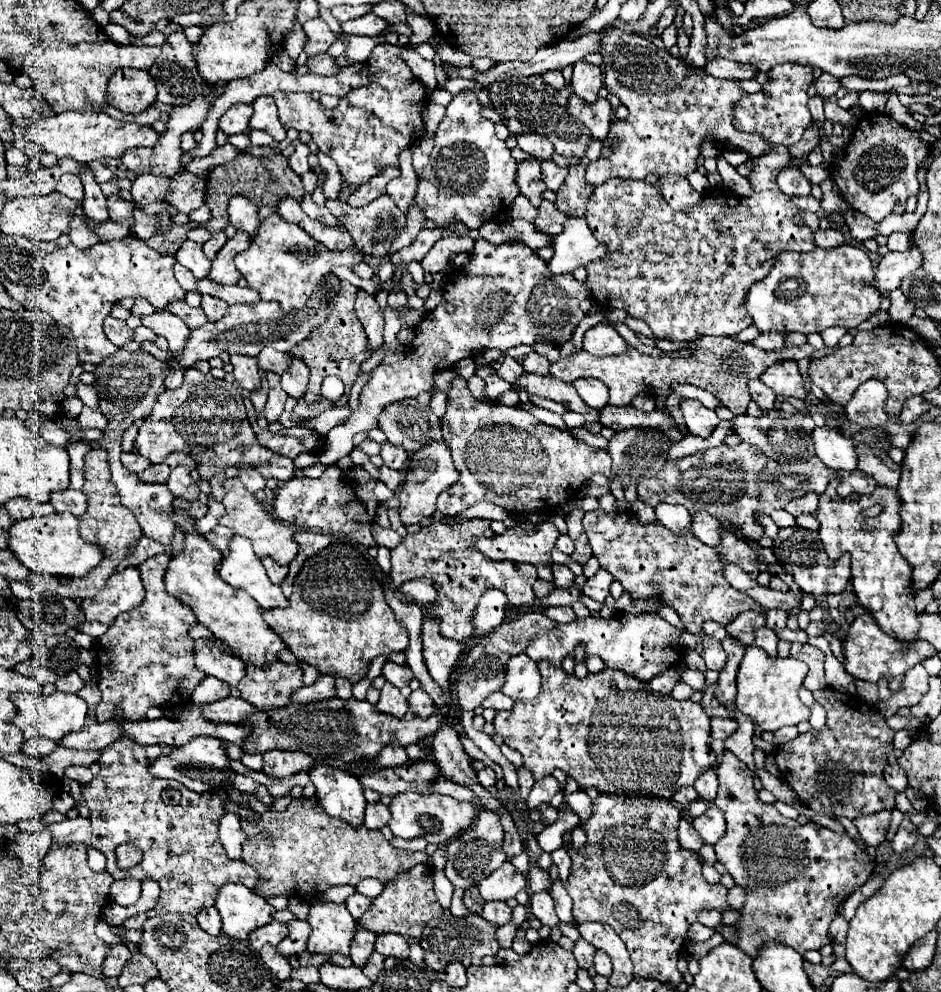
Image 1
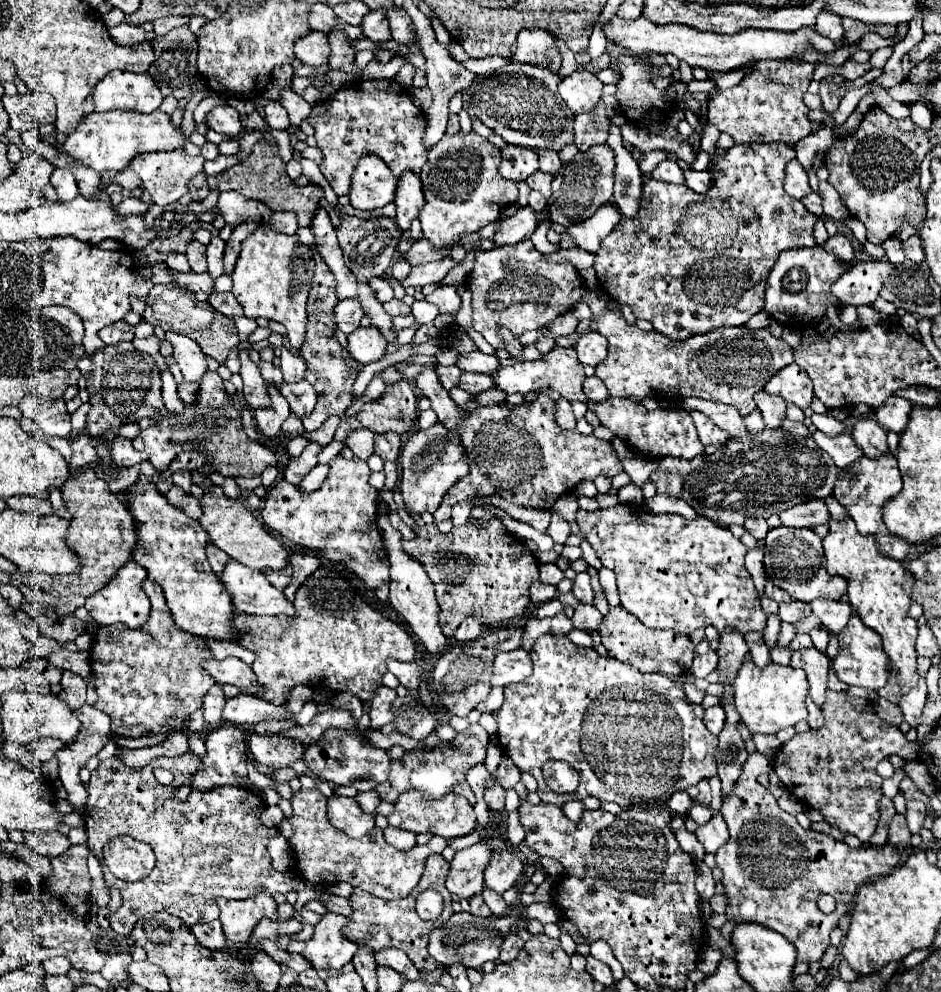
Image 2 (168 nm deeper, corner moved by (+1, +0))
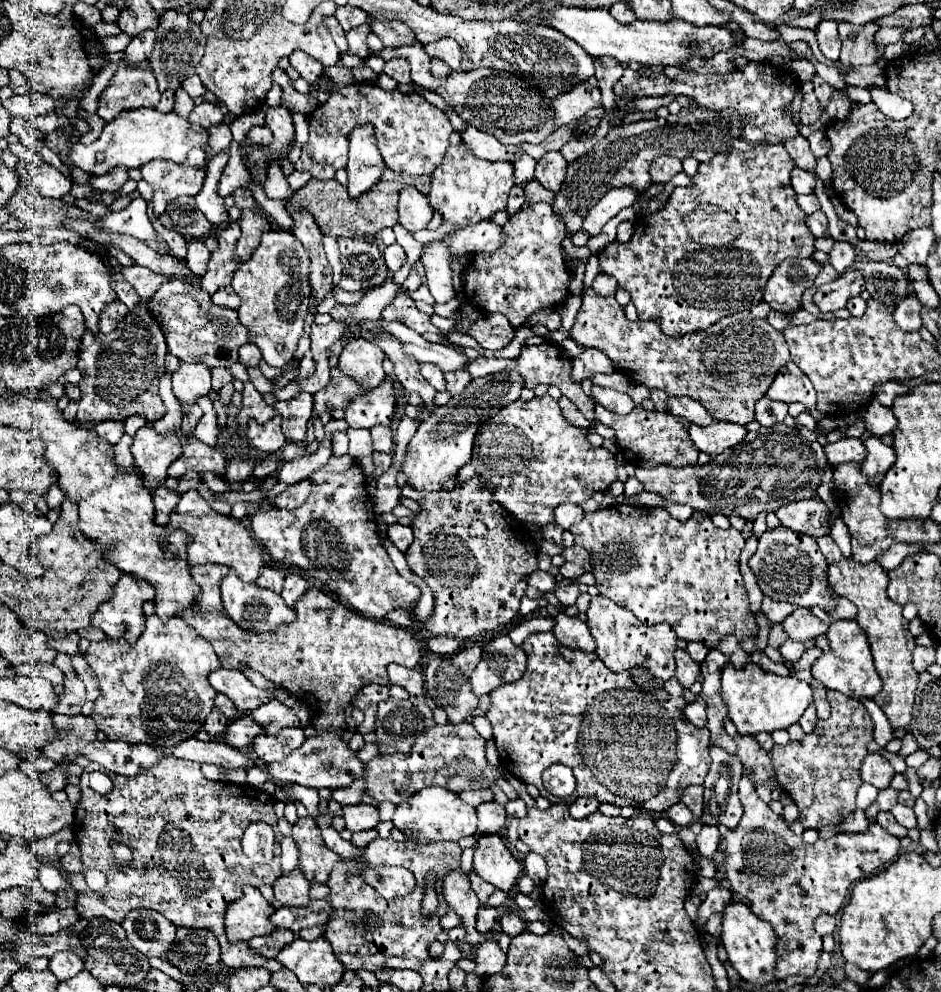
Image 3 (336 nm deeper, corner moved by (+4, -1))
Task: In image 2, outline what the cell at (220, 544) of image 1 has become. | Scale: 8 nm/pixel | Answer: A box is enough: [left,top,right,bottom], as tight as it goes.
[207,543,229,573]

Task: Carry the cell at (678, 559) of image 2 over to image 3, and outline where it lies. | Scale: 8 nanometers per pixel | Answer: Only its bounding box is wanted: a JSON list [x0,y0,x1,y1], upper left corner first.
[570,504,758,648]

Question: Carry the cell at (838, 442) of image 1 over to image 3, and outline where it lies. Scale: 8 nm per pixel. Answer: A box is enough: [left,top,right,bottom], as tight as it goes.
[824,438,866,466]

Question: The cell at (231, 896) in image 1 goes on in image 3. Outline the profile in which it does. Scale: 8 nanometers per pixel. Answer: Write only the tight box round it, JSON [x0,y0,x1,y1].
[226,886,274,942]

